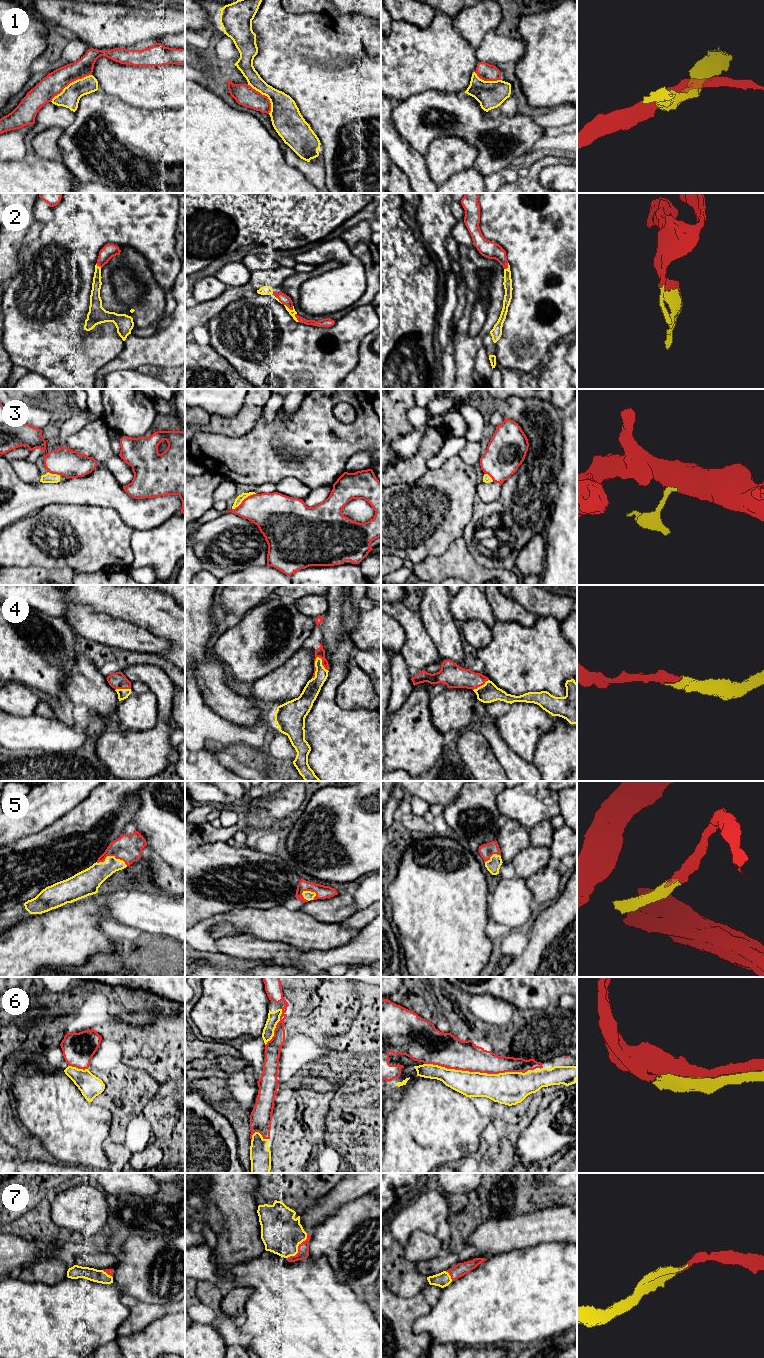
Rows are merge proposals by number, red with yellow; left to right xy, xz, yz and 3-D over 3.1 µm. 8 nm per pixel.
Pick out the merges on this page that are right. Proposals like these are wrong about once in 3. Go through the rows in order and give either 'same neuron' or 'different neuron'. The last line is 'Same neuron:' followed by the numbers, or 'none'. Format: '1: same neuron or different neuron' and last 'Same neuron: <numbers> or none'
1: different neuron
2: same neuron
3: different neuron
4: same neuron
5: same neuron
6: same neuron
7: same neuron
Same neuron: 2, 4, 5, 6, 7

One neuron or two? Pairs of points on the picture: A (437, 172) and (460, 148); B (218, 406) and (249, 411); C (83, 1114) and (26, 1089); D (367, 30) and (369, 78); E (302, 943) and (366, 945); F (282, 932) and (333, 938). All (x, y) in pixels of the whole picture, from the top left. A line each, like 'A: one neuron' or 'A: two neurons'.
A: one neuron
B: two neurons
C: one neuron
D: two neurons
E: two neurons
F: one neuron

